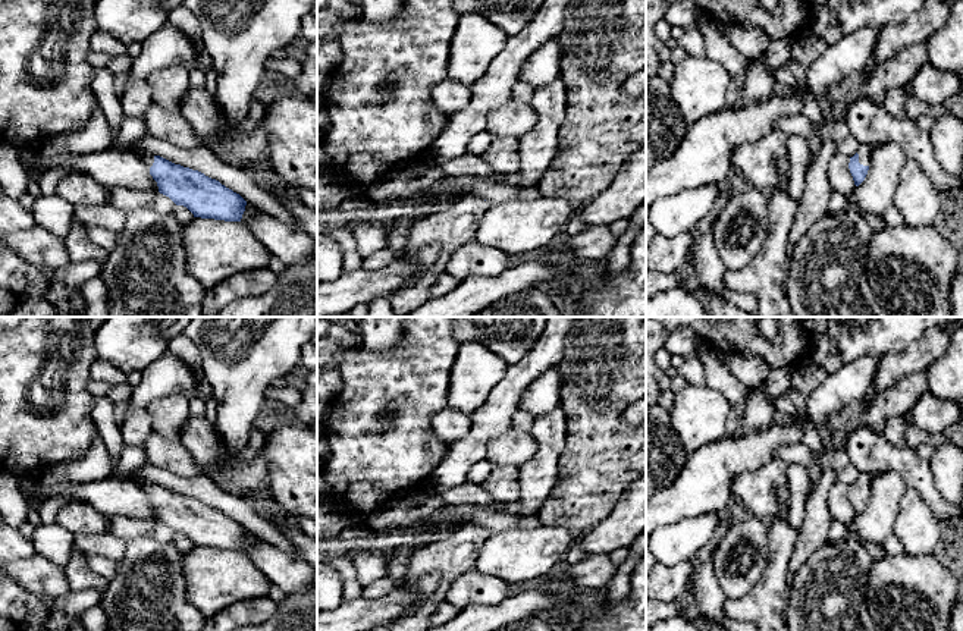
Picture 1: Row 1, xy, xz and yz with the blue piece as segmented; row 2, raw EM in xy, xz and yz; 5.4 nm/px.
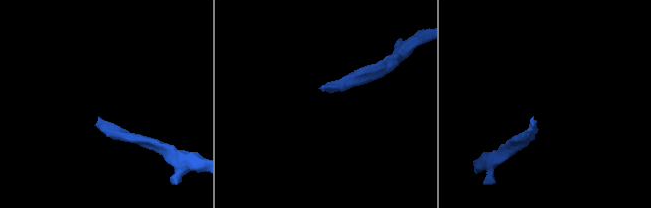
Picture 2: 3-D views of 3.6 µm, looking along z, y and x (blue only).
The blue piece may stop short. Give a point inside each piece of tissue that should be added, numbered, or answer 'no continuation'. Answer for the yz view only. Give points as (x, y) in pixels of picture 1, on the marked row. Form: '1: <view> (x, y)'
1: yz (865, 150)

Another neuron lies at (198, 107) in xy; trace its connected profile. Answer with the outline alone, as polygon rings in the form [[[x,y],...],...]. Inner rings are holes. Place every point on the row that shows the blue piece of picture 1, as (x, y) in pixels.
[[[189,88],[181,101],[181,114],[201,139],[208,139],[223,125],[223,114],[206,90]]]

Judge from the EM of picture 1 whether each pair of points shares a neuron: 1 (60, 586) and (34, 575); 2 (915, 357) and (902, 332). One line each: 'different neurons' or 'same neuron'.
1: same neuron
2: different neurons

